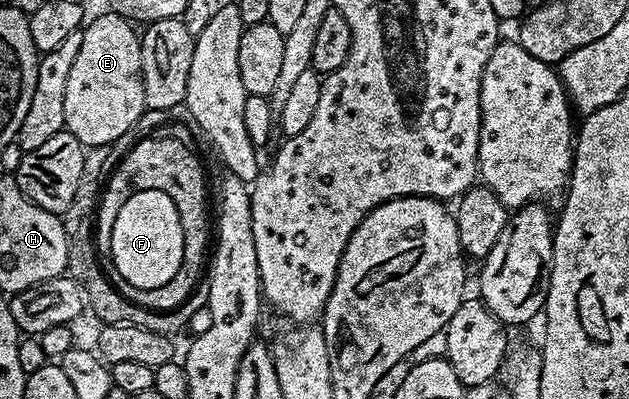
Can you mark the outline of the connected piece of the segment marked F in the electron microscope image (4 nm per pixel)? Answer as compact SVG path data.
M137 191L132 194L114 220L112 232L112 260L122 279L134 288L162 288L182 264L182 220L178 220L178 208L166 192Z

